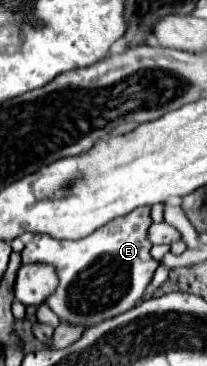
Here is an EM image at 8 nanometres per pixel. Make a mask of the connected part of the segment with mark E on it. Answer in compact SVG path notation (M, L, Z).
M140 207L120 219L112 219L104 227L76 241L36 235L20 253L22 263L52 263L58 271L60 285L46 305L62 321L90 327L132 309L142 299L158 267L158 261L150 255L150 225L150 207Z

